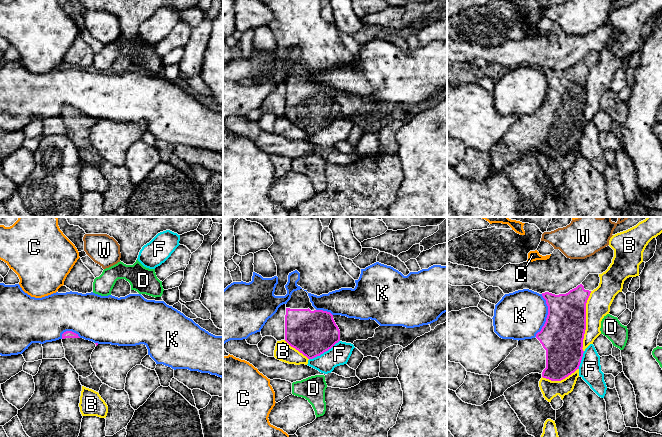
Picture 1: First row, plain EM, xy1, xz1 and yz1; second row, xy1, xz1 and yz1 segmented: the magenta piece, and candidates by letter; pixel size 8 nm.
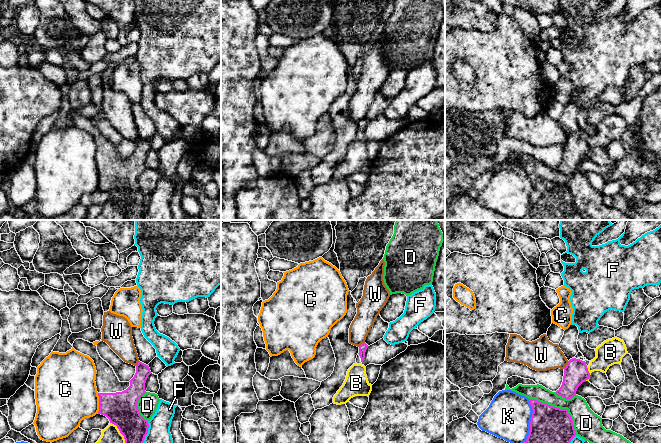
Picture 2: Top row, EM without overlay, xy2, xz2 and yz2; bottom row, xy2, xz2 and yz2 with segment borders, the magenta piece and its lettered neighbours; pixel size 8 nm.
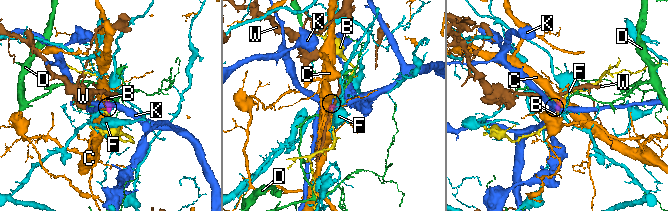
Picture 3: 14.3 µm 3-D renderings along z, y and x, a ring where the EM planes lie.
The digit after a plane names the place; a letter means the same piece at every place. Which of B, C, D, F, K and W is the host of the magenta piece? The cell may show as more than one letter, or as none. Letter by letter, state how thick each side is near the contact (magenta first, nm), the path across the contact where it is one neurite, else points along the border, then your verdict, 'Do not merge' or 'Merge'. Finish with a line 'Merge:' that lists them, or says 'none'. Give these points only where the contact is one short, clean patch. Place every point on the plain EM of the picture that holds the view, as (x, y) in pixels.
B: Thickness 340 nm (magenta) against 190 nm. Do not merge
C: Thickness 260 nm (magenta) against 440 nm. Boundary: xy2 (97, 169), (98, 189). Do not merge
D: Thickness 360 nm (magenta) against 220 nm. Do not merge
F: Thickness 360 nm (magenta) against 170 nm. Do not merge
K: Thickness 340 nm (magenta) against 380 nm. Do not merge
W: Thickness 190 nm (magenta) against 260 nm. Boundary: yz2 (568, 137), (563, 144). Do not merge
Merge: none

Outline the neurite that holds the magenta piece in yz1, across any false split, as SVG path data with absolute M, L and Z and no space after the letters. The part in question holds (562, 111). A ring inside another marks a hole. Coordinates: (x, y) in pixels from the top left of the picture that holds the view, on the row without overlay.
M589 50L580 61L566 70L542 69L548 82L546 98L535 114L519 116L517 123L491 148L492 168L488 177L502 172L508 164L531 149L539 149L551 157L561 157L579 145L584 129L586 79L599 59L599 50Z

